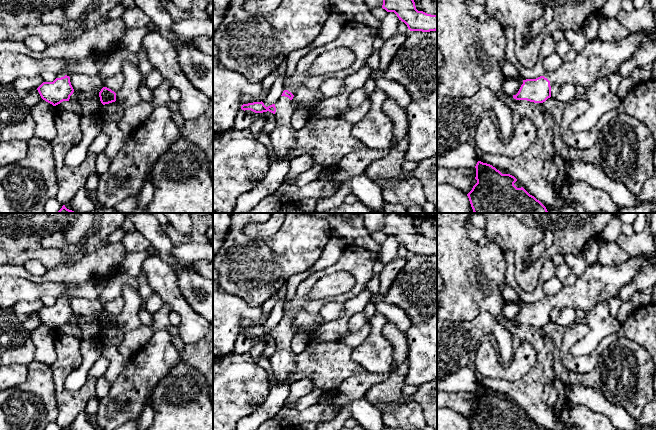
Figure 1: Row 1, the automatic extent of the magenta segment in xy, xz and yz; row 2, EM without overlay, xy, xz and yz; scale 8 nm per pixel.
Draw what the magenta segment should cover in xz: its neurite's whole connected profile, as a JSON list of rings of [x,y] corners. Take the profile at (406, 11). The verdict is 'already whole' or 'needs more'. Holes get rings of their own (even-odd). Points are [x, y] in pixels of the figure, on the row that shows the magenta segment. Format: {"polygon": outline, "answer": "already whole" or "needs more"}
{"polygon": [[[383,0],[382,8],[387,12],[394,12],[410,31],[437,30],[437,15],[418,11],[414,0]]], "answer": "already whole"}

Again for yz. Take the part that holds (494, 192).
{"polygon": [[[478,161],[476,166],[477,183],[467,194],[474,213],[548,213],[546,207],[530,195],[523,187],[517,188],[514,183],[517,179],[510,174],[502,174],[499,170],[490,164]]], "answer": "already whole"}

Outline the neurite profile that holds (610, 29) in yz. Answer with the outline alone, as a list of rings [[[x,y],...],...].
[[[601,18],[598,29],[598,39],[604,42],[613,42],[628,37],[631,32],[616,18]]]

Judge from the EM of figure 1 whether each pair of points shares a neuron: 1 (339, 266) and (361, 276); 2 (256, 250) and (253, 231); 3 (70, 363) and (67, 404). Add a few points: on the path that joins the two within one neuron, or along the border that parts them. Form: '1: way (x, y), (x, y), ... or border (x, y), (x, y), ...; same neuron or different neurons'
1: way (344, 266), (351, 266), (356, 271); same neuron
2: border (242, 228), (250, 238), (269, 237), (276, 231); different neurons
3: way (60, 373), (60, 390), (62, 394); same neuron

